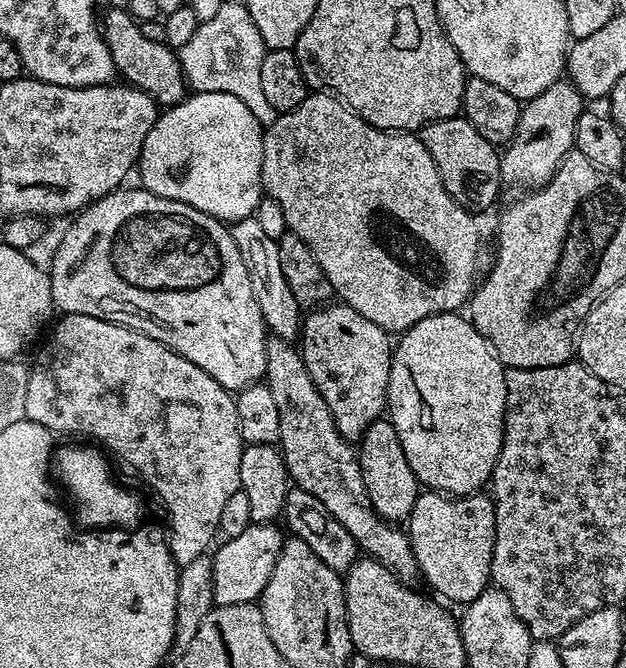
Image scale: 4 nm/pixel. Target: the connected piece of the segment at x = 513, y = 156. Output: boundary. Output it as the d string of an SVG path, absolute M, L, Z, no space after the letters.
M567 78L546 86L542 94L521 107L518 130L500 157L500 179L505 185L517 184L520 190L535 190L548 182L560 163L574 148L574 126L586 110L586 101Z

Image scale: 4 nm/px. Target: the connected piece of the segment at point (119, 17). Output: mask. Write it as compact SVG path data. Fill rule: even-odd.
M108 8L102 16L104 41L114 58L117 73L133 88L150 94L157 105L171 106L180 104L189 95L188 81L180 65L179 55L164 42L153 42L142 34L140 24L132 19L130 13L123 8Z

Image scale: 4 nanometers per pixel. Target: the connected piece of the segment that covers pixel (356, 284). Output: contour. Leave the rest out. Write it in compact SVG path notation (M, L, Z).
M324 90L313 91L294 111L279 113L275 122L264 128L262 186L264 196L282 206L282 214L286 214L288 231L298 234L298 238L306 242L318 266L322 266L333 293L343 303L358 310L362 318L370 318L370 322L374 322L374 326L378 326L382 331L389 334L403 334L410 326L422 322L422 318L436 316L440 312L456 312L467 305L468 297L472 295L478 283L476 267L480 264L480 224L472 217L475 215L456 203L455 198L446 190L442 174L438 174L438 166L430 150L426 150L416 132L376 128L365 122L339 96Z

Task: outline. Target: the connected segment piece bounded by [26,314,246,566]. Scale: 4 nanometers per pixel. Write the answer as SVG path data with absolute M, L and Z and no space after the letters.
M64 314L55 321L56 329L52 337L44 344L44 349L36 356L36 361L31 361L28 369L28 381L26 382L26 417L38 422L50 430L59 432L75 432L78 436L91 436L97 444L111 452L117 460L123 462L137 476L146 481L149 488L160 498L160 503L166 513L166 531L168 533L168 549L177 562L183 566L194 562L194 558L205 555L213 547L212 539L217 539L222 522L222 510L226 502L240 491L240 467L242 466L242 454L245 450L245 442L238 426L238 410L236 409L236 397L227 392L206 370L194 366L194 362L186 362L182 354L170 350L162 342L150 338L133 328L127 328L121 324L115 324L102 318L90 318L86 314Z

